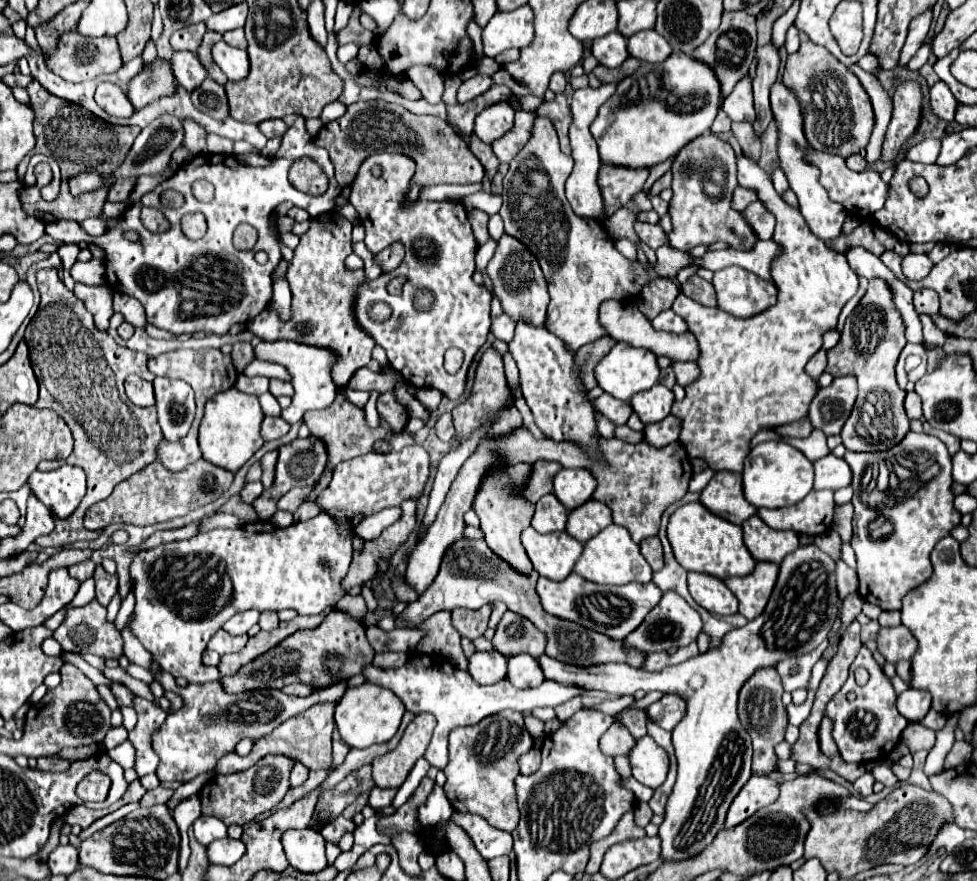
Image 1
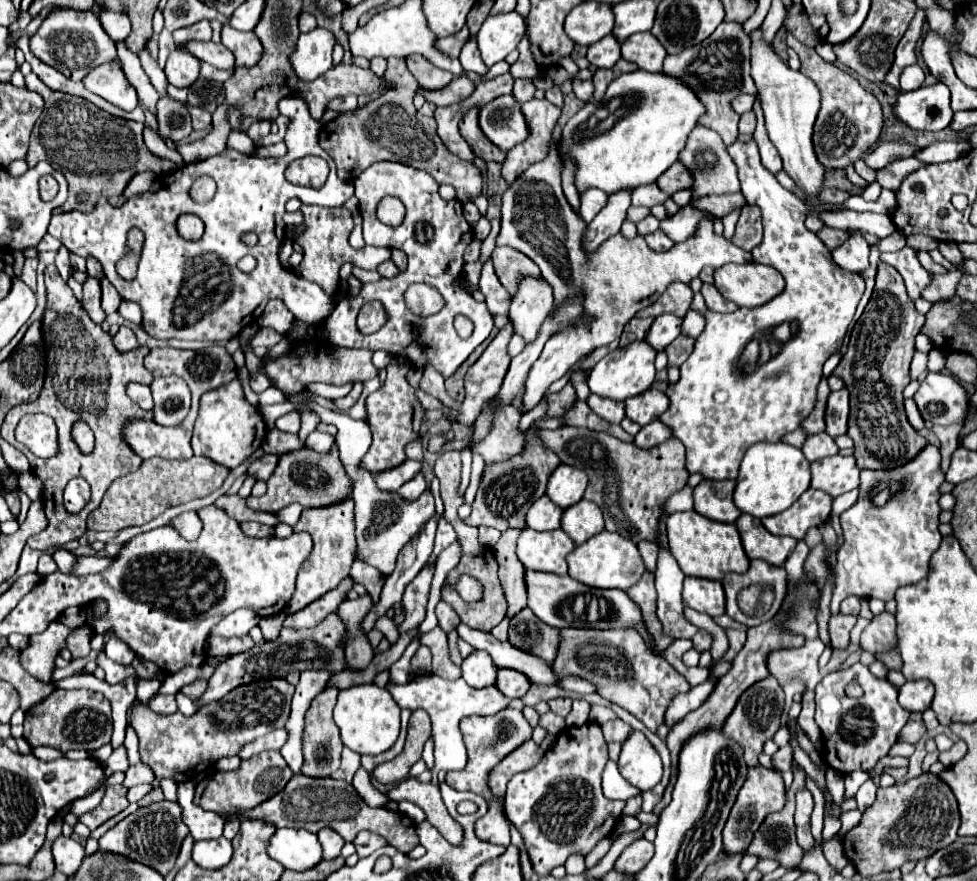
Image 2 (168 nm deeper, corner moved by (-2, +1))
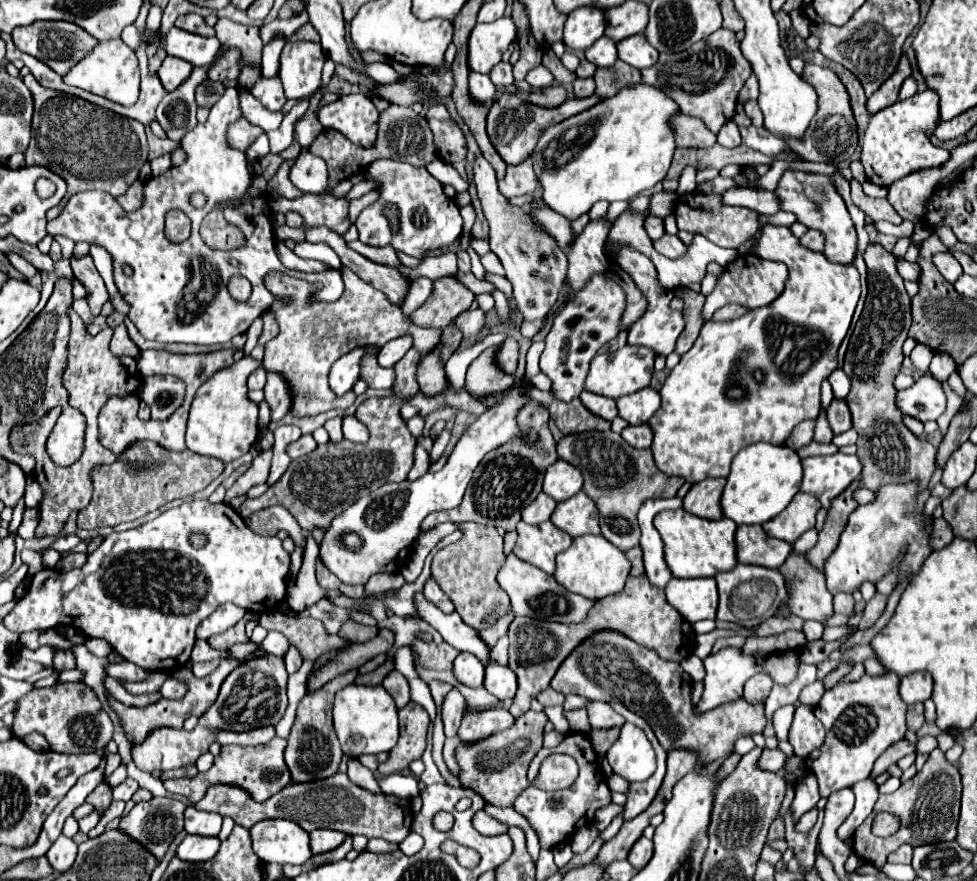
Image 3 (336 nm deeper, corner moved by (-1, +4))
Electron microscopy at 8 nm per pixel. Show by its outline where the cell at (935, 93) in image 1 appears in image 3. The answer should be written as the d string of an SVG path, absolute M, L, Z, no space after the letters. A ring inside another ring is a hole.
M930 89L924 93L916 93L914 97L906 101L898 101L896 105L890 105L888 109L872 115L862 141L862 165L866 171L868 181L890 187L894 181L932 167L942 167L950 153L942 147L936 147L928 139L928 131L934 131L938 125L938 97Z

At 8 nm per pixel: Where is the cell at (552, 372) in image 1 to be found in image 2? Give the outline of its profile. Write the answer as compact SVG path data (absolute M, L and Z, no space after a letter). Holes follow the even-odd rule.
M525 278L519 284L517 294L511 298L509 318L513 322L513 332L519 334L525 344L535 342L541 324L545 322L553 304L553 292L547 280Z

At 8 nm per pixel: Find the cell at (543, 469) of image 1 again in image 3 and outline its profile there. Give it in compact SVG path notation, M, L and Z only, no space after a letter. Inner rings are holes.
M534 401L526 403L518 411L516 419L518 419L518 425L522 429L536 429L538 431L540 441L536 443L536 449L532 449L532 445L520 445L520 441L512 441L512 443L502 445L496 451L488 453L480 461L480 465L476 467L462 503L450 511L430 513L424 519L424 523L420 525L420 533L430 531L438 523L444 523L444 521L454 521L454 523L474 521L474 523L482 523L482 525L502 527L504 531L516 529L522 509L526 505L530 505L536 499L536 495L542 491L542 479L544 479L548 465L552 465L558 459L556 443L554 443L552 433L548 429L548 411L542 405L536 405Z

